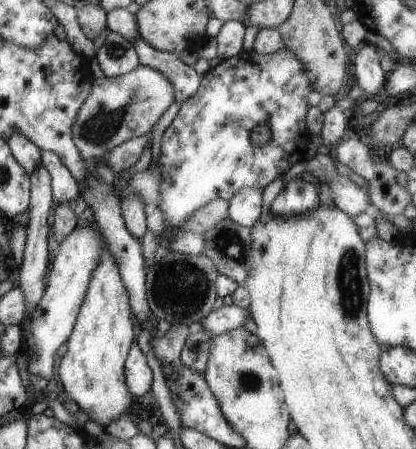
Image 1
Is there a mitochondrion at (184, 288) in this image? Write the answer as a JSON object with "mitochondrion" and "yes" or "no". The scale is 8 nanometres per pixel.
{"mitochondrion":"yes"}

